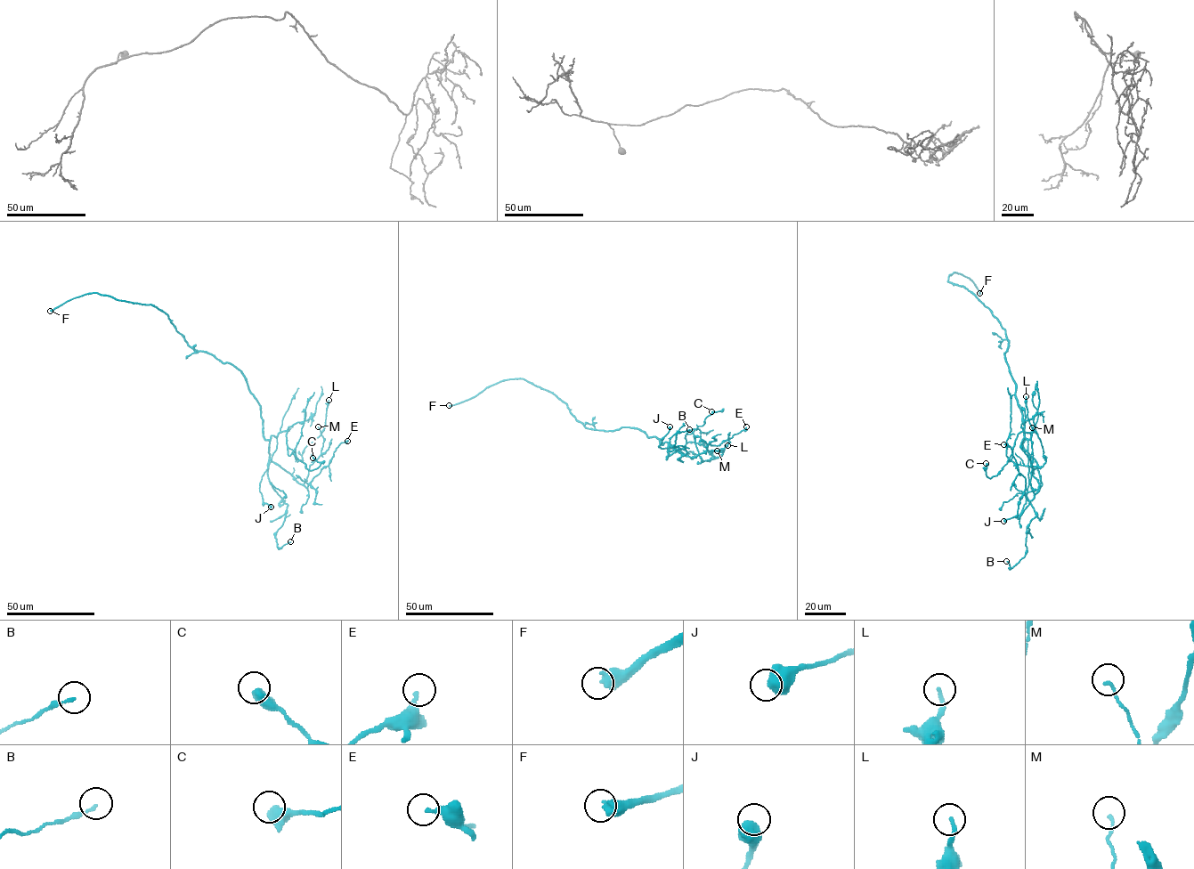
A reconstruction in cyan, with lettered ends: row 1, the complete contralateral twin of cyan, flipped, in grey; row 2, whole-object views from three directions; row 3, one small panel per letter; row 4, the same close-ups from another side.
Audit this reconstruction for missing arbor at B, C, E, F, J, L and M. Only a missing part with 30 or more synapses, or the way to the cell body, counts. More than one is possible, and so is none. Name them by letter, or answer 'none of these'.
F

